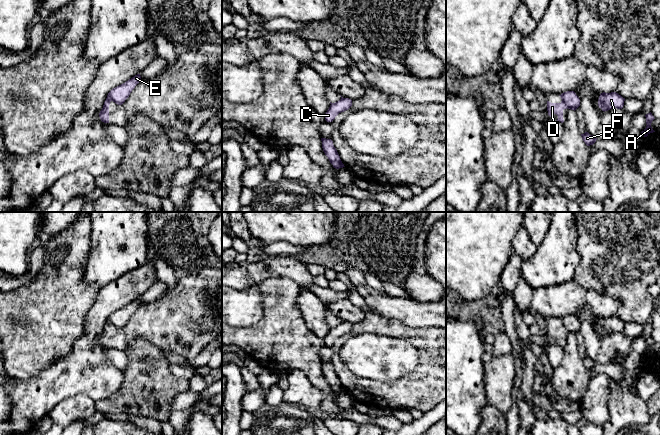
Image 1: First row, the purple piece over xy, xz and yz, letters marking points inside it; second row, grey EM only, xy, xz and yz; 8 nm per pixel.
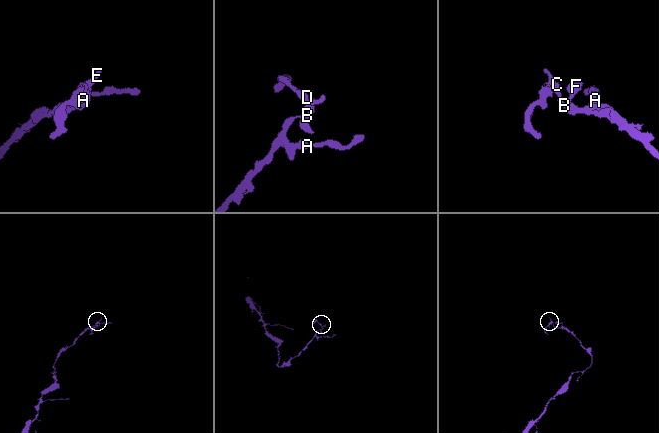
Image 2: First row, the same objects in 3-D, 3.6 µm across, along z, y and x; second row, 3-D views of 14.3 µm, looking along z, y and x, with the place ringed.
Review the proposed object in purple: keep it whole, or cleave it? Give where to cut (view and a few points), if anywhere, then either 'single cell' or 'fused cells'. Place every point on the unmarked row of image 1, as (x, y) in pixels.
cut in yz along (560, 319), (567, 331); fused cells

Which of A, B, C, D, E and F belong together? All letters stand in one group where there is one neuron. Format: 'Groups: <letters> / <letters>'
Groups: A B C E F / D

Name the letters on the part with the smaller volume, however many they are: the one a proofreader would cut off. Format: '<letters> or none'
D

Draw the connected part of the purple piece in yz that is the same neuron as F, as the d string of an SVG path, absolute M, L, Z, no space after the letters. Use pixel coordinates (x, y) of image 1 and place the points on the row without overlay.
M616 316L601 317L598 323L598 330L602 335L608 335L613 332L622 333L624 330L625 322Z

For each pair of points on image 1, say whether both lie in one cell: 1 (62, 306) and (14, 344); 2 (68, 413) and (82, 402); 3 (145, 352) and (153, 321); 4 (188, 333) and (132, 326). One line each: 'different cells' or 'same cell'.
1: same cell
2: same cell
3: different cells
4: same cell

